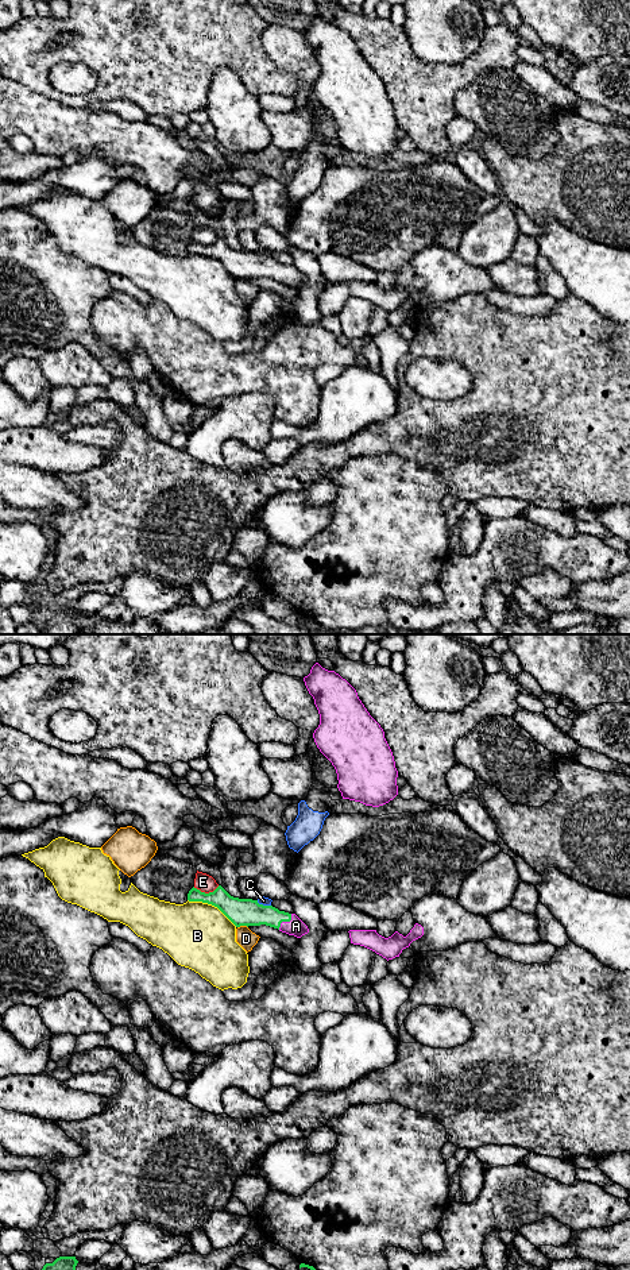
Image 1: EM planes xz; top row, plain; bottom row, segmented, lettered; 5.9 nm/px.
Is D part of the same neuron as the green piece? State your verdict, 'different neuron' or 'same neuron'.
different neuron

